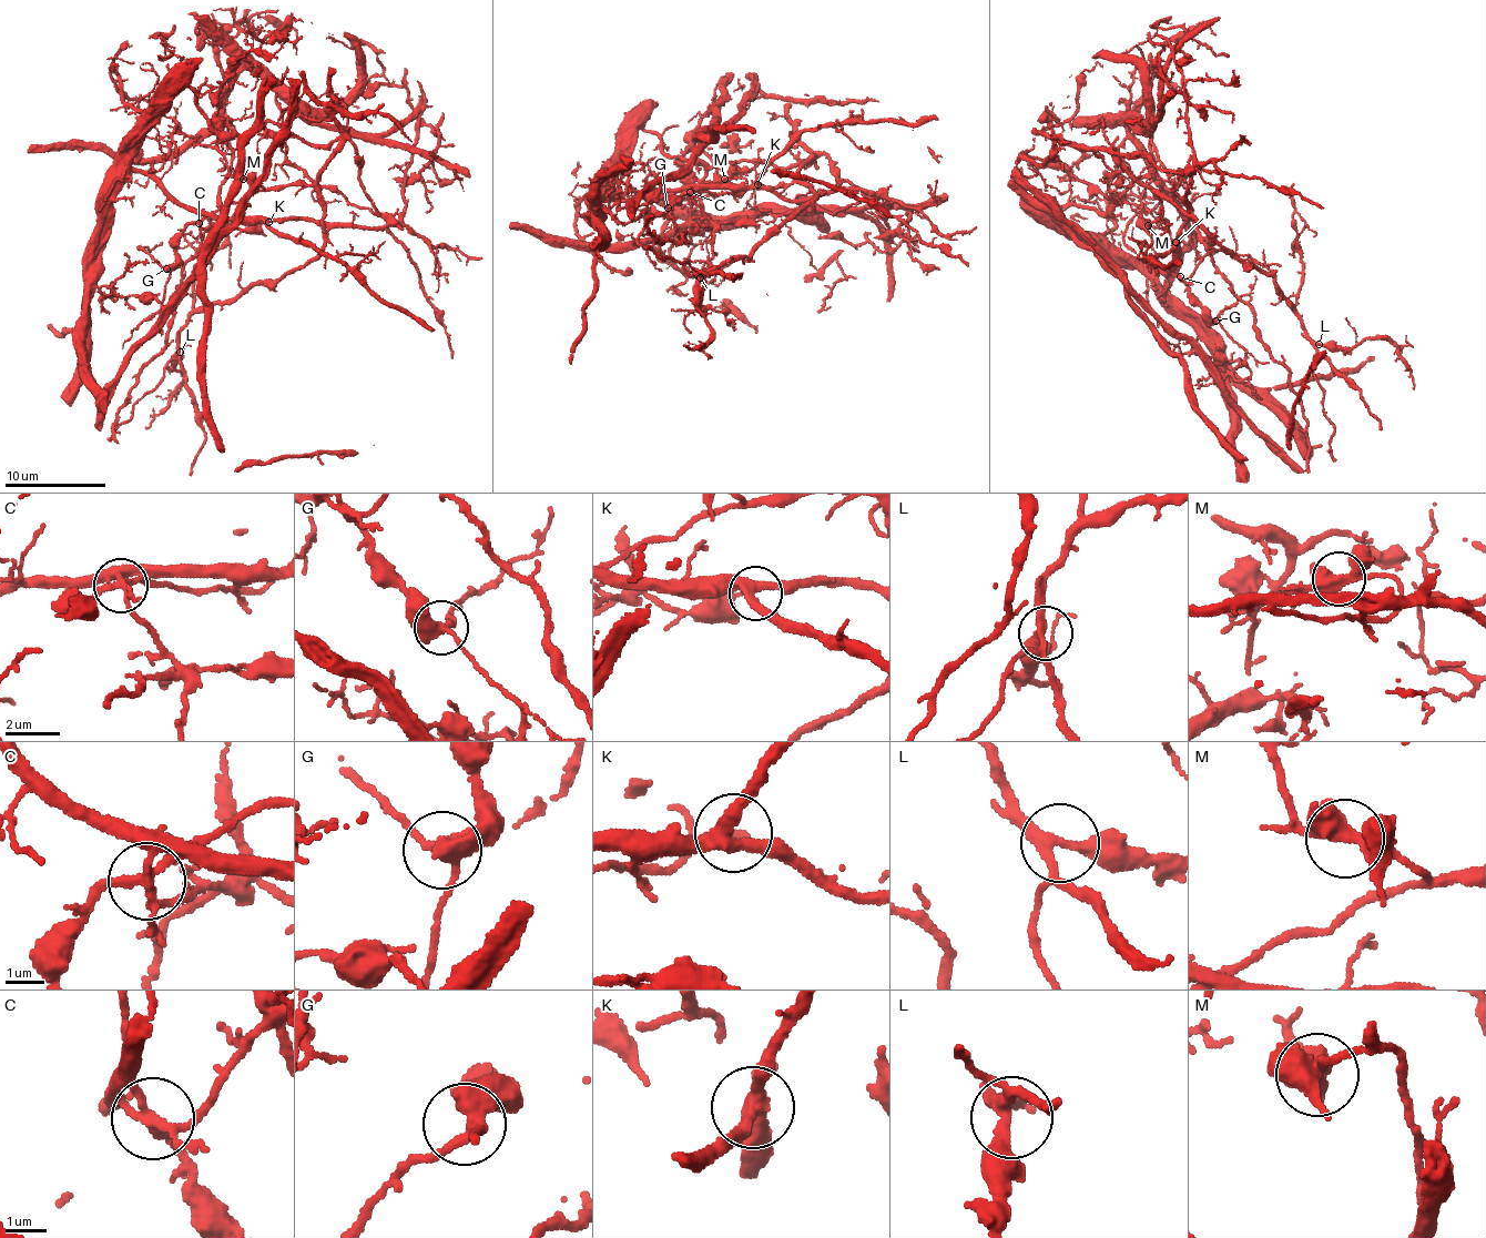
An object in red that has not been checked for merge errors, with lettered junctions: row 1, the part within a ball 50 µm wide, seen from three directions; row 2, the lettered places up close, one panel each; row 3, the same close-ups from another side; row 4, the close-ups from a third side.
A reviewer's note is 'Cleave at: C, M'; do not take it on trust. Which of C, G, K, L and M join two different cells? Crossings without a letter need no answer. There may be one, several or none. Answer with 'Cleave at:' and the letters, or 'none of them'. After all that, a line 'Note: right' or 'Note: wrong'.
Cleave at: C, M
Note: right

